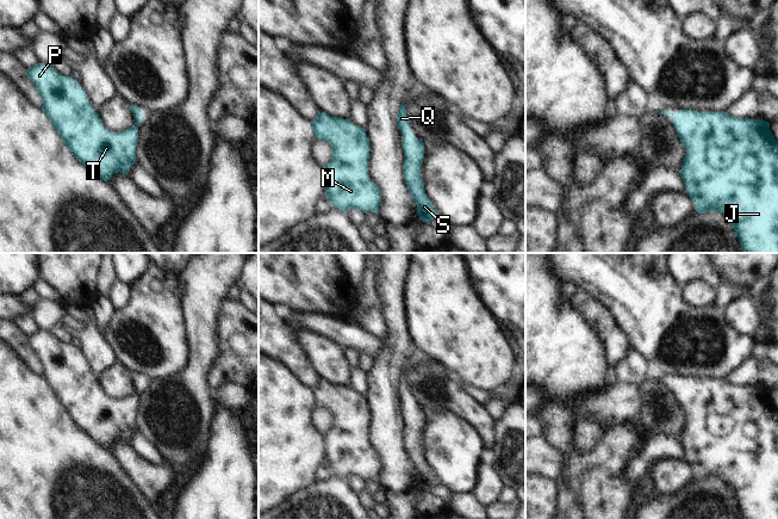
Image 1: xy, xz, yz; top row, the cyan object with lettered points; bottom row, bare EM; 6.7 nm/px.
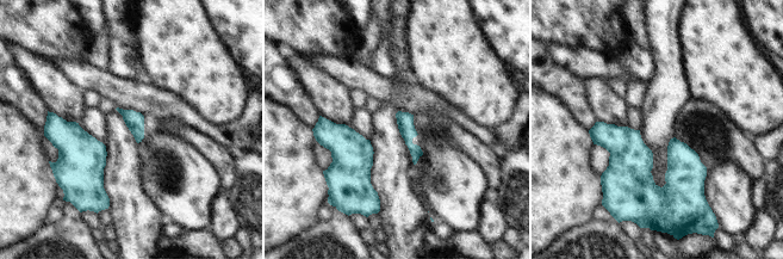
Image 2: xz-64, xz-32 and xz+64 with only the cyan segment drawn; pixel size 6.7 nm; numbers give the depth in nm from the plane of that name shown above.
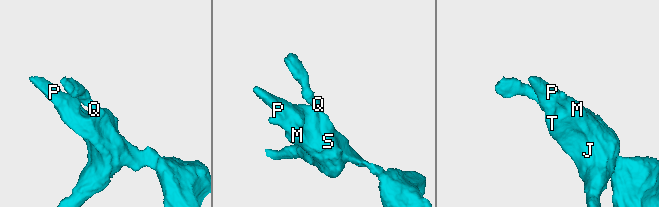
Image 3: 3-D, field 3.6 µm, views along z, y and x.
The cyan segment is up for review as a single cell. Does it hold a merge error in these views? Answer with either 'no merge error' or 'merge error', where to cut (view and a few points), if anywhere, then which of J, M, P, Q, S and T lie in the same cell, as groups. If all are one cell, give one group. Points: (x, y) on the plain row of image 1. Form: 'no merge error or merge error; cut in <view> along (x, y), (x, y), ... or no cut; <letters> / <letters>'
no merge error; no cut; J M P Q S T

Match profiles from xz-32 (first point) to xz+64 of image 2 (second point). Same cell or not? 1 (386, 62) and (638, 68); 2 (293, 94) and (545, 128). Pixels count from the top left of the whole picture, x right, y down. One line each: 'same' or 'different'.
1: same
2: different

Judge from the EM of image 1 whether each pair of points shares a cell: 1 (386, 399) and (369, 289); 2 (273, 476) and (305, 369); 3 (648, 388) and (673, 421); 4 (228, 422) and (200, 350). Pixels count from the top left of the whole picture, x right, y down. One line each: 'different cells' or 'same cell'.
1: different cells
2: different cells
3: same cell
4: different cells

